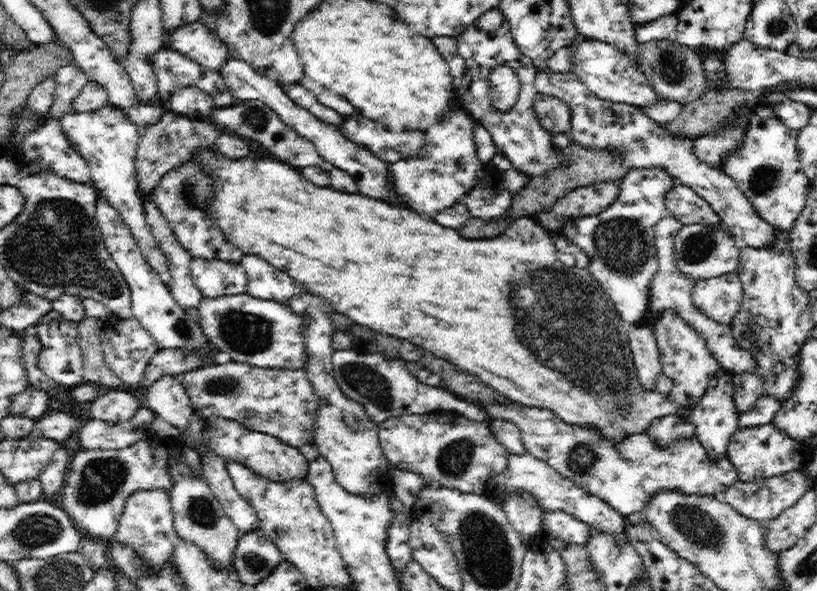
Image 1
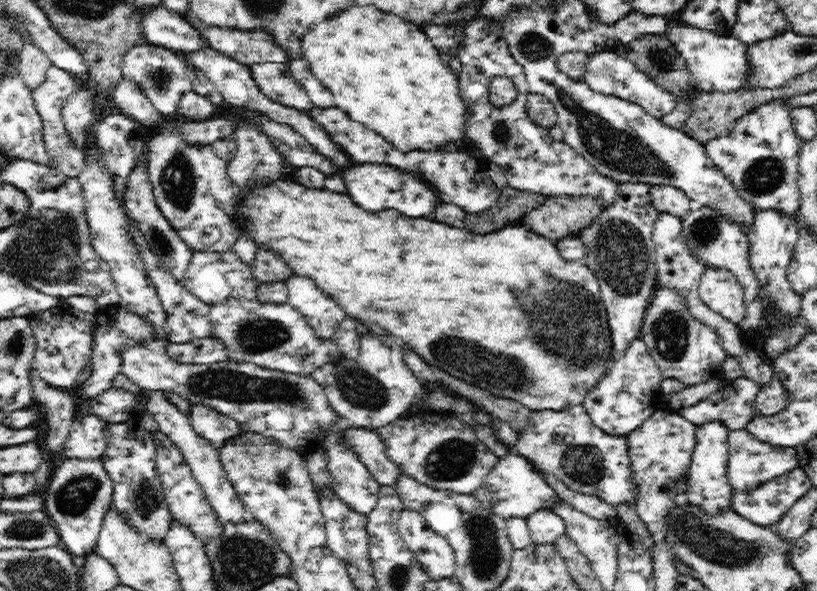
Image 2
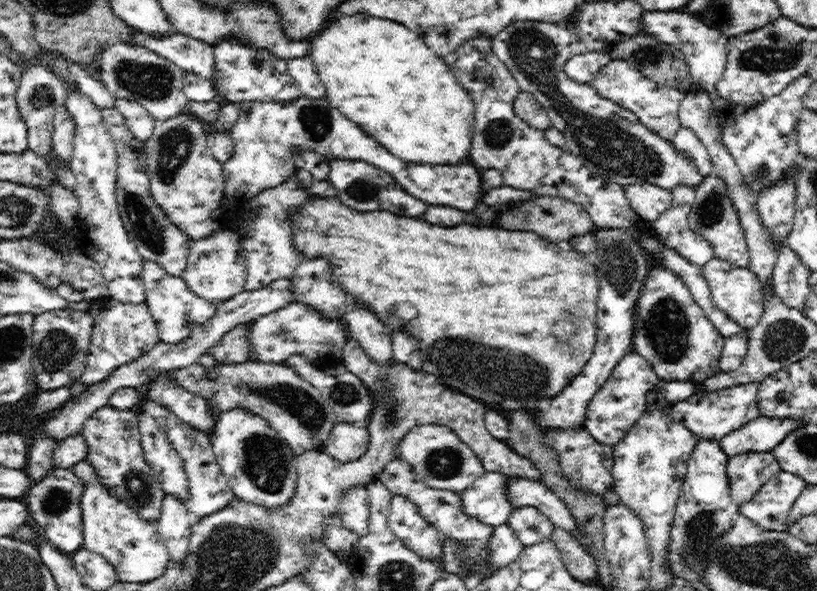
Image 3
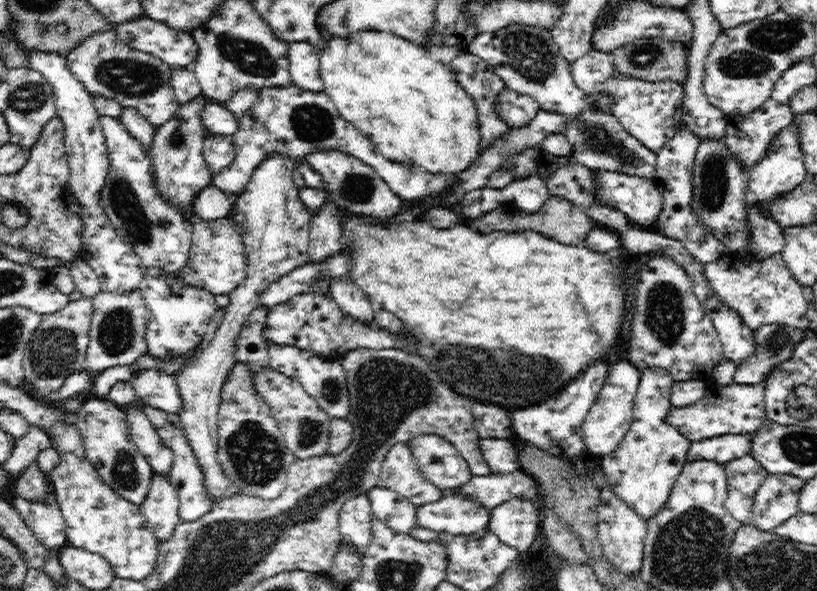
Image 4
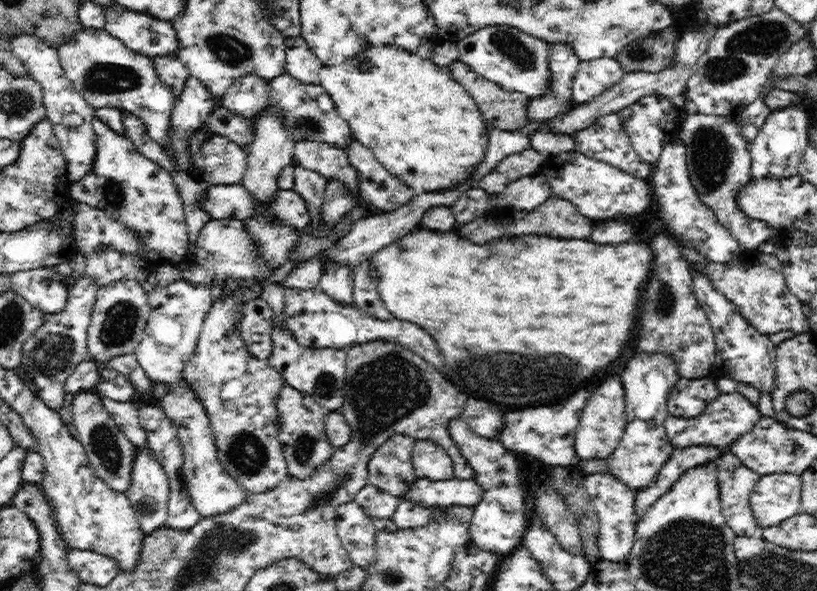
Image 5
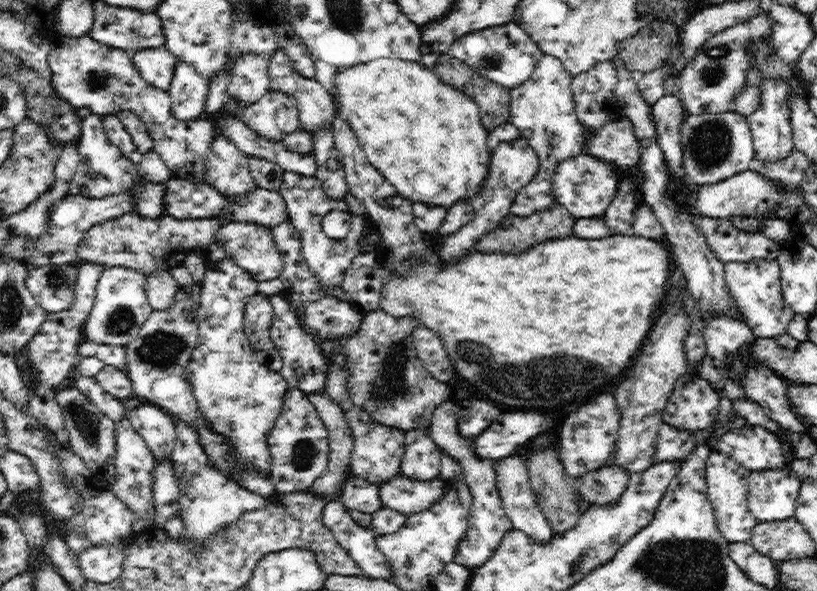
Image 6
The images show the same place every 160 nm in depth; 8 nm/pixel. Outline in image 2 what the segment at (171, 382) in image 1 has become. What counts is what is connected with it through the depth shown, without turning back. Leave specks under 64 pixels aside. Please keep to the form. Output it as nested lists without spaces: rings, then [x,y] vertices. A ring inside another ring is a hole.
[[[149,391],[145,394],[147,400],[143,411],[147,411],[152,415],[160,433],[163,433],[178,449],[180,449],[184,460],[187,461],[195,479],[199,481],[205,498],[208,499],[212,508],[215,509],[216,516],[219,517],[219,520],[224,523],[244,523],[246,520],[249,520],[250,514],[246,512],[244,504],[242,504],[234,487],[227,479],[227,472],[224,470],[223,464],[221,463],[219,450],[215,449],[208,440],[195,432],[191,425],[190,418],[164,397],[164,391]]]

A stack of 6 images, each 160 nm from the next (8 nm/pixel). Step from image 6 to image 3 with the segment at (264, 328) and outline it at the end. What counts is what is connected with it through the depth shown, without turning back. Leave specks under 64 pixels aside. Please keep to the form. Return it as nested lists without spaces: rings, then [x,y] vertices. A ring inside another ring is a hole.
[[[242,324],[230,330],[222,339],[206,352],[206,358],[216,360],[219,364],[241,364],[254,359],[253,348],[249,340],[249,326]]]

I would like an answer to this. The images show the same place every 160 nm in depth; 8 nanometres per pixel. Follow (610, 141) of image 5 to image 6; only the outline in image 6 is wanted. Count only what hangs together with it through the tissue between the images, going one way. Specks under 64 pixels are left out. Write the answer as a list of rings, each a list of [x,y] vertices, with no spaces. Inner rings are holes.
[[[612,118],[598,132],[588,134],[586,154],[601,161],[612,162],[624,171],[638,166],[640,160],[640,143],[634,136],[634,129],[629,118]]]

